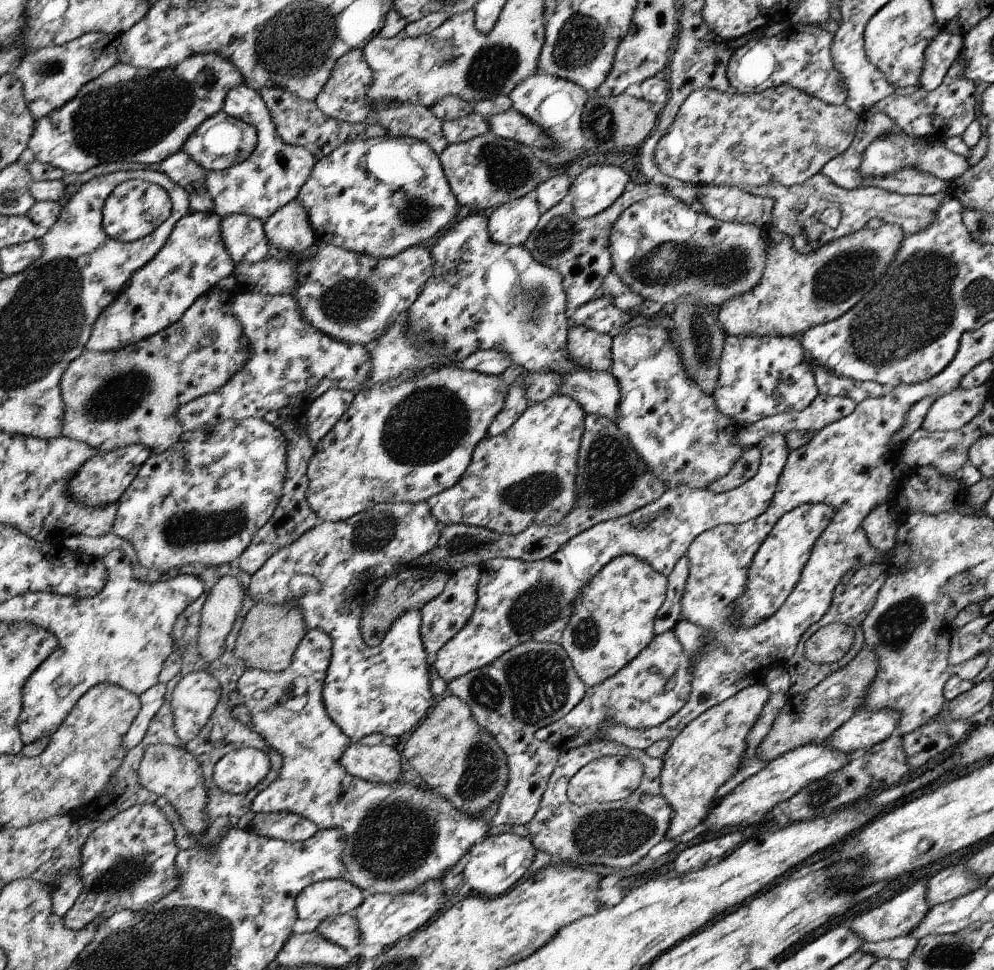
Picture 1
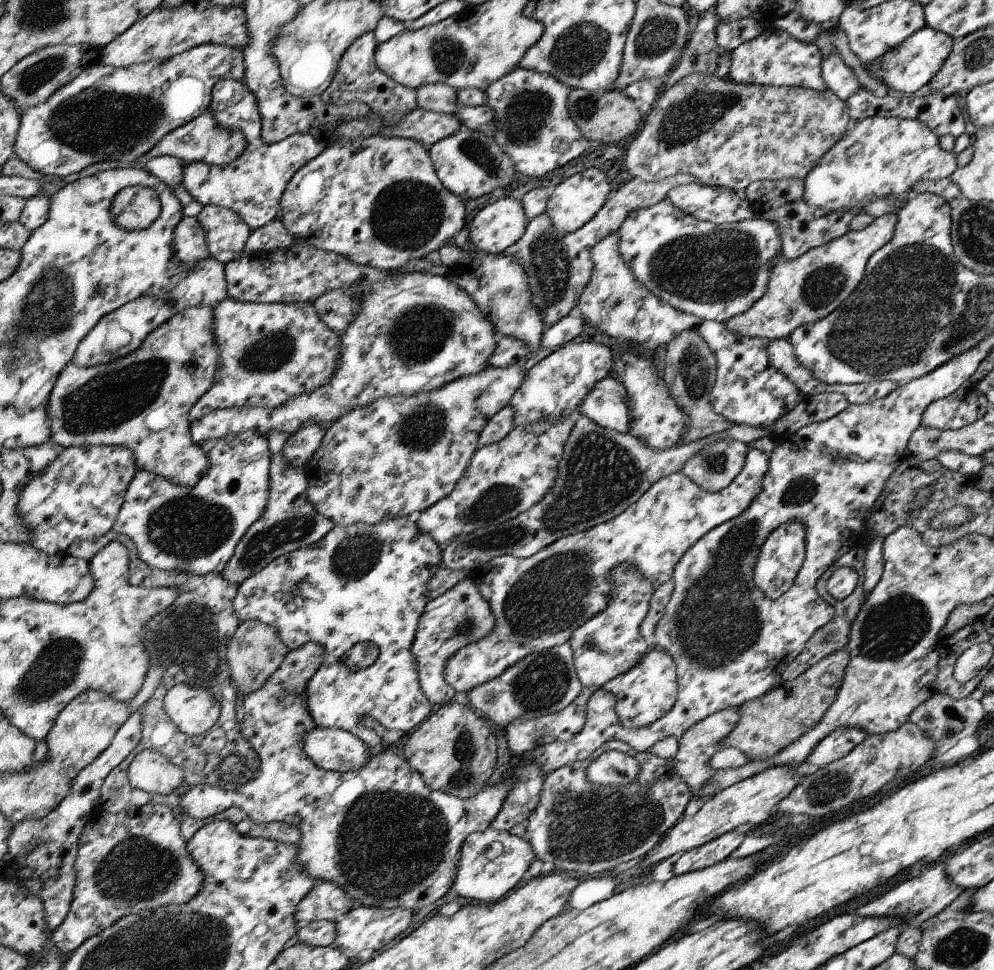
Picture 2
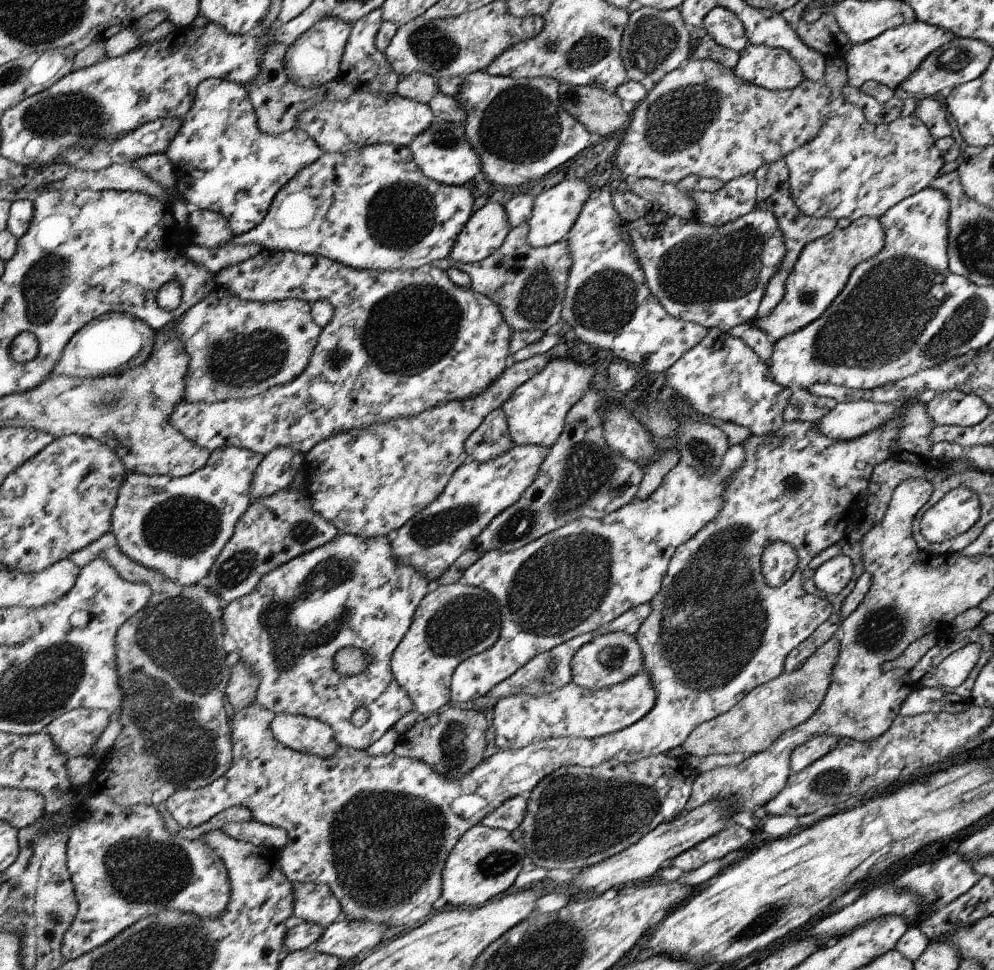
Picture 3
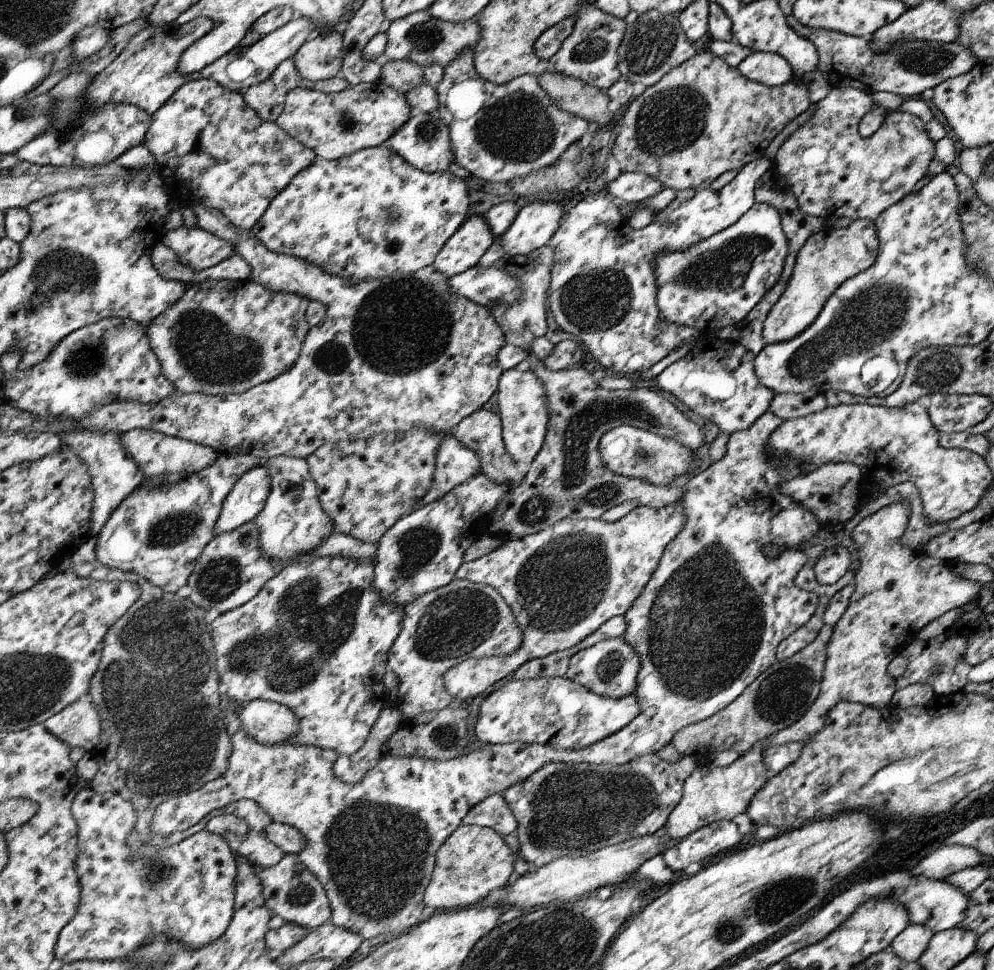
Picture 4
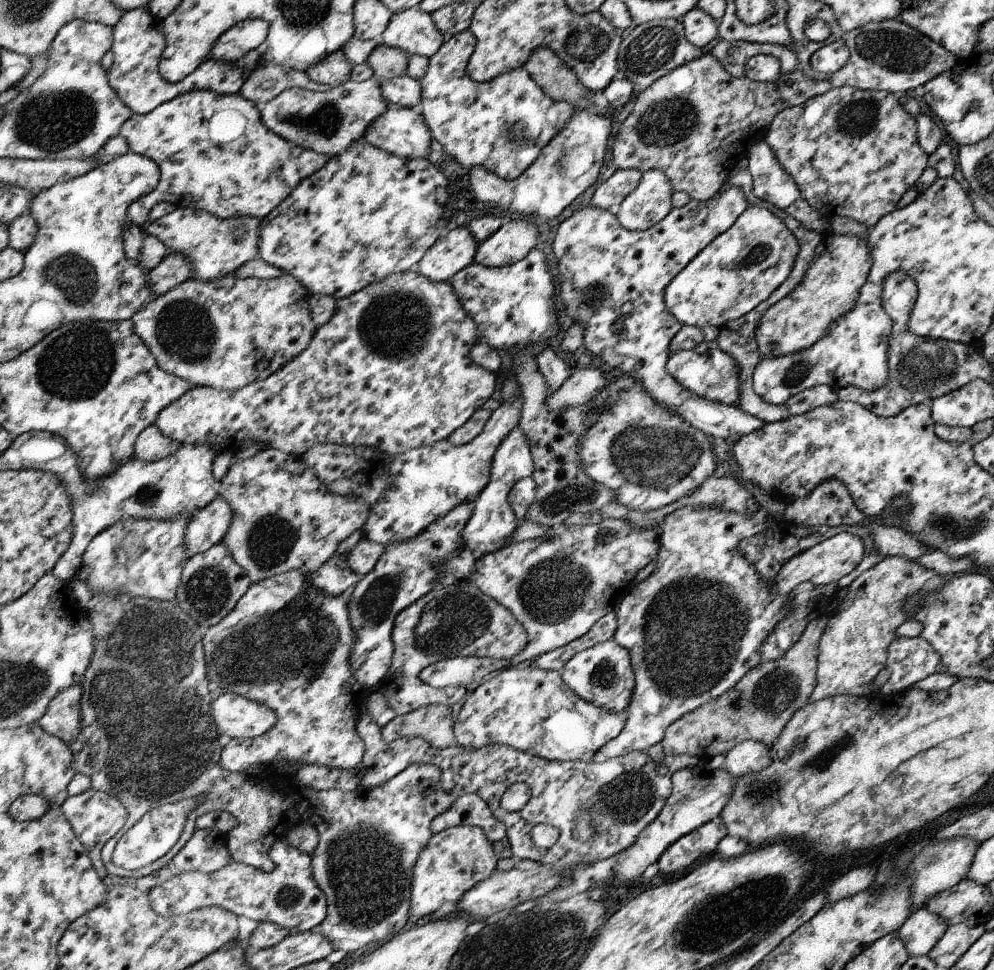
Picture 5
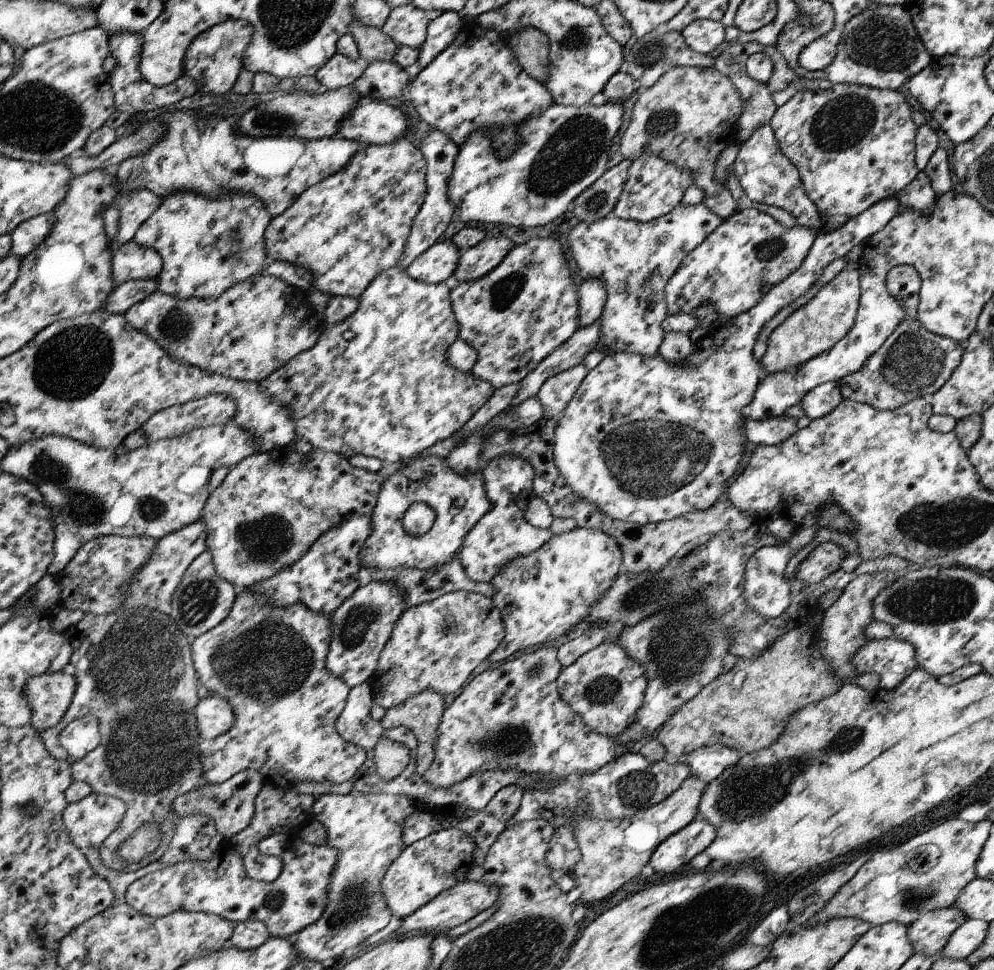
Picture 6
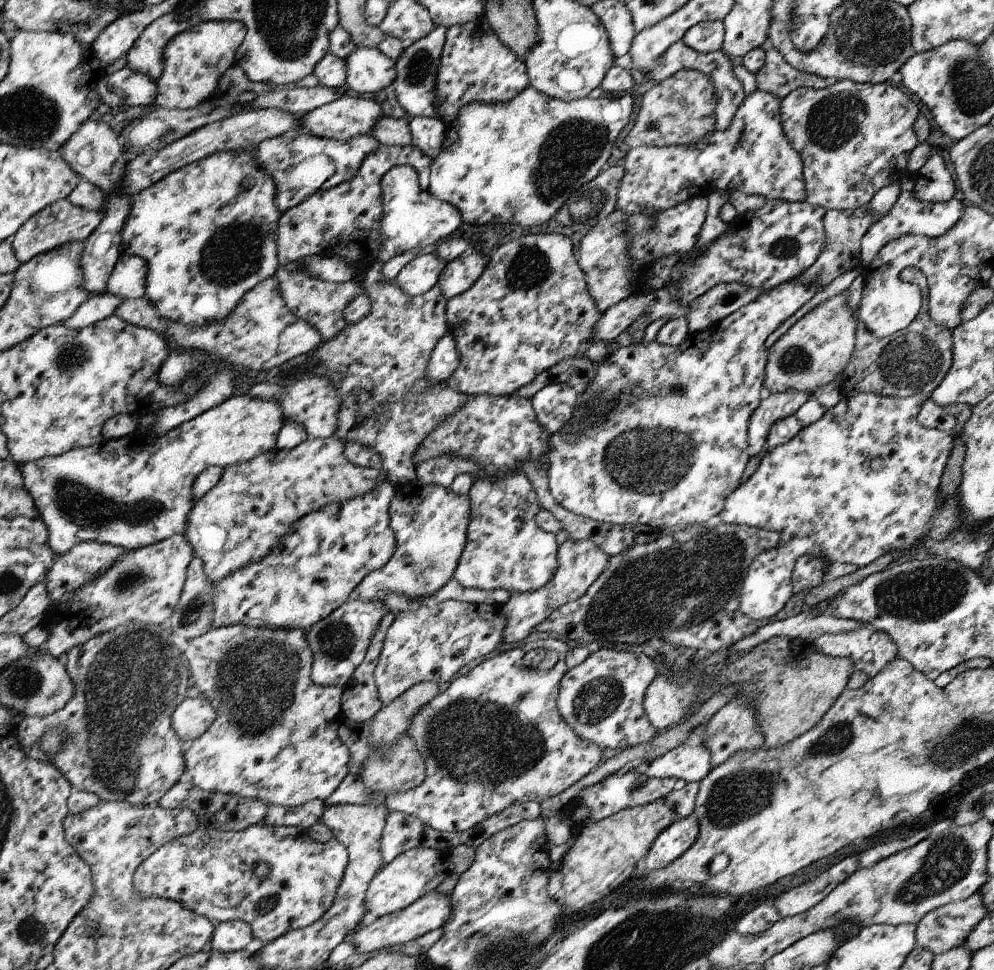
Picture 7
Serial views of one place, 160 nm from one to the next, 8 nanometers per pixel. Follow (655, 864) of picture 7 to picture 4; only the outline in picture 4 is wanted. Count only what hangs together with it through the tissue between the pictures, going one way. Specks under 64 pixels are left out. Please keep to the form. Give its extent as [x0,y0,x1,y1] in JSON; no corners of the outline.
[662,819,744,872]

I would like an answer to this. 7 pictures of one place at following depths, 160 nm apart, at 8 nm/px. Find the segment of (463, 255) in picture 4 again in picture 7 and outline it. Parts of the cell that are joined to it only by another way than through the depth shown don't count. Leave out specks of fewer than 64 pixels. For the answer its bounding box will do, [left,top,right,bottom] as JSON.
[395,254,445,295]

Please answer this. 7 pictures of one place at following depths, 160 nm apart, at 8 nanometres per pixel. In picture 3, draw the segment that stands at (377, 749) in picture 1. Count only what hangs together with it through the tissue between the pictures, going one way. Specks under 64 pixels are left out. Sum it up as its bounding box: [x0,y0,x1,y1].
[271,713,341,759]

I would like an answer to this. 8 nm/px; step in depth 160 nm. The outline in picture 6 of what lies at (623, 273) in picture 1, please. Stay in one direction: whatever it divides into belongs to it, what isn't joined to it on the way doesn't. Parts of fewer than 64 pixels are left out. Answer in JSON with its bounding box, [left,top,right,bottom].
[664,209,822,318]

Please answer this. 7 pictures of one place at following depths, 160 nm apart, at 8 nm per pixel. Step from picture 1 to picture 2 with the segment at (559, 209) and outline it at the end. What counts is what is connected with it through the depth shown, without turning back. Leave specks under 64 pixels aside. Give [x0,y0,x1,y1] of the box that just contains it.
[504,174,699,332]

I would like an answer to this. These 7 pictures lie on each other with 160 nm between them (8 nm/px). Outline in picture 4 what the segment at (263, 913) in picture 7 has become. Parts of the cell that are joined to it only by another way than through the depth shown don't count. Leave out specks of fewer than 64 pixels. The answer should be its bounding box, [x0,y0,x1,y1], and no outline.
[257,853,332,930]

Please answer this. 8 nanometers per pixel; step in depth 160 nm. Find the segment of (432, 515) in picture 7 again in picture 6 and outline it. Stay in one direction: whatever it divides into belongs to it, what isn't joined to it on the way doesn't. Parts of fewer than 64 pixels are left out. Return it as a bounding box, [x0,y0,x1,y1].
[360,456,489,570]

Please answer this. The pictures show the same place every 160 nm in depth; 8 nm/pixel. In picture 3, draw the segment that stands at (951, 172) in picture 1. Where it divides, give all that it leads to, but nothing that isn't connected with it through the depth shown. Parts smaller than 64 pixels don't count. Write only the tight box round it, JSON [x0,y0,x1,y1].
[786,100,944,220]

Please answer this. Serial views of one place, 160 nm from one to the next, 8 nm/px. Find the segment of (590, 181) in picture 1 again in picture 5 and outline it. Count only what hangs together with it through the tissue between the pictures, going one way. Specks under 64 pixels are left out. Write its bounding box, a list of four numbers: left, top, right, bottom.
[474,218,540,267]

